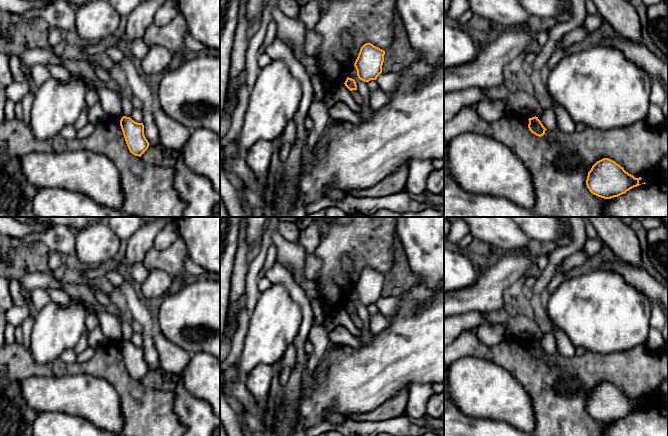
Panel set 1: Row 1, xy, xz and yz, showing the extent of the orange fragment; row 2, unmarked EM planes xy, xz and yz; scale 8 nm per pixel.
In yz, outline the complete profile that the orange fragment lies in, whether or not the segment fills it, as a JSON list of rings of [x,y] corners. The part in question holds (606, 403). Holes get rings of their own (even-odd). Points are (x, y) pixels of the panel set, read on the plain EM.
[[[609,382],[597,385],[588,396],[586,409],[589,415],[598,421],[611,423],[625,418],[641,409],[642,402],[635,402]]]

